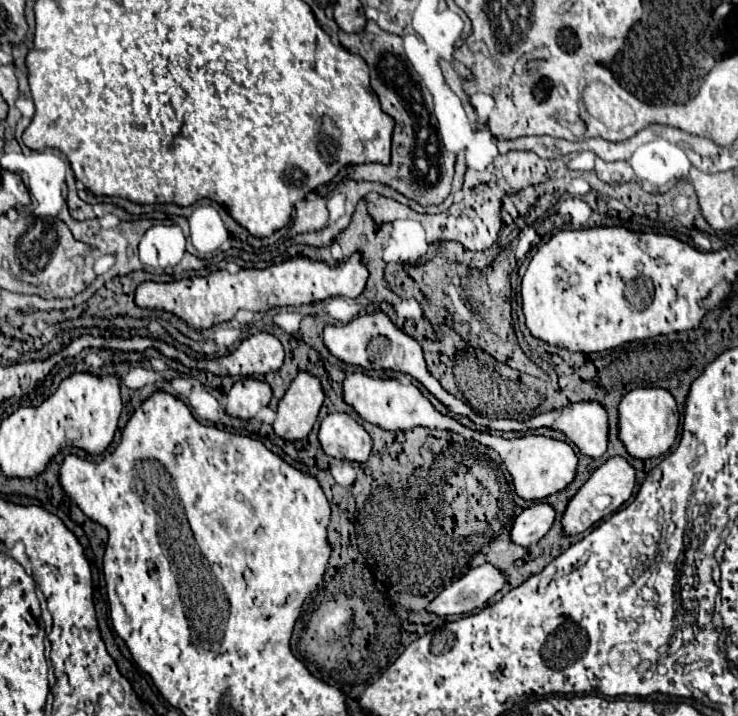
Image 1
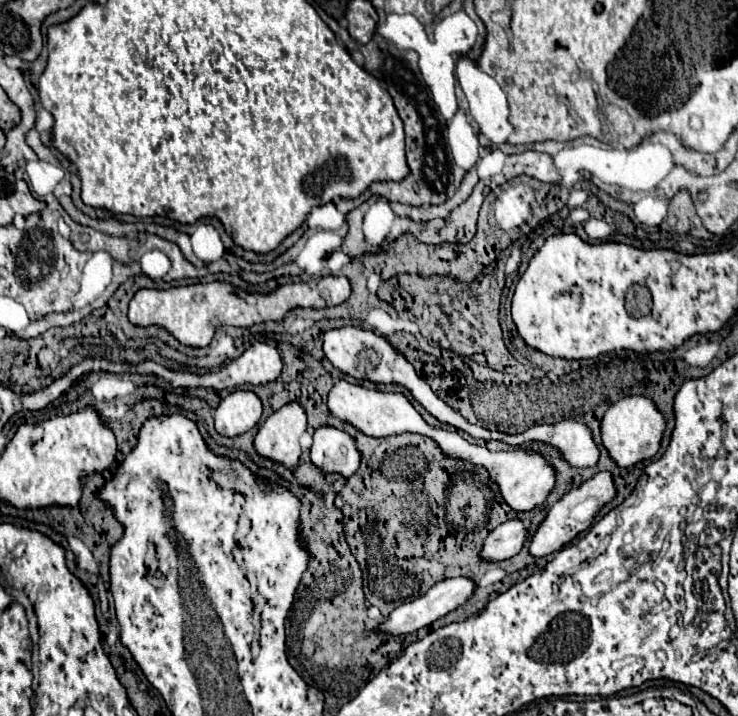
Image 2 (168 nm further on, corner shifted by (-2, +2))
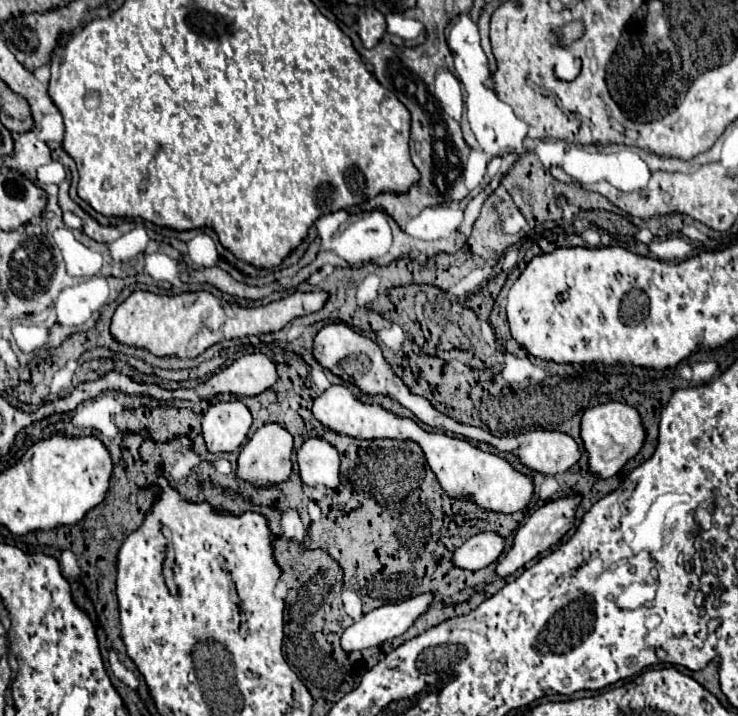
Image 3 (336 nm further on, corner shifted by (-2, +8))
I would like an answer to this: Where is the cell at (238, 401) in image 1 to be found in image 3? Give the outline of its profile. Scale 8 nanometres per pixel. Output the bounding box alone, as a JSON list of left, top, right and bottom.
[203,399,253,451]

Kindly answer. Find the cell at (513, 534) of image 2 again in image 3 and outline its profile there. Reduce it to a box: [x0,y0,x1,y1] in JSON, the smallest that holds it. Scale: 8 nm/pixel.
[453,531,505,571]

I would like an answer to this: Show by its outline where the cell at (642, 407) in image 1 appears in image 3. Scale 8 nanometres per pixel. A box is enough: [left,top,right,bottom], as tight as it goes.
[581,401,645,479]

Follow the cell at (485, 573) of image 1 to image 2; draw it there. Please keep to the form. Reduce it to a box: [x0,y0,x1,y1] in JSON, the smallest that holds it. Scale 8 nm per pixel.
[373,577,475,635]

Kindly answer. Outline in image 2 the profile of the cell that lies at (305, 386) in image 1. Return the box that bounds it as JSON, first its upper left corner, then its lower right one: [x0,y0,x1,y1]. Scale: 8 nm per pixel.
[255,403,307,469]

